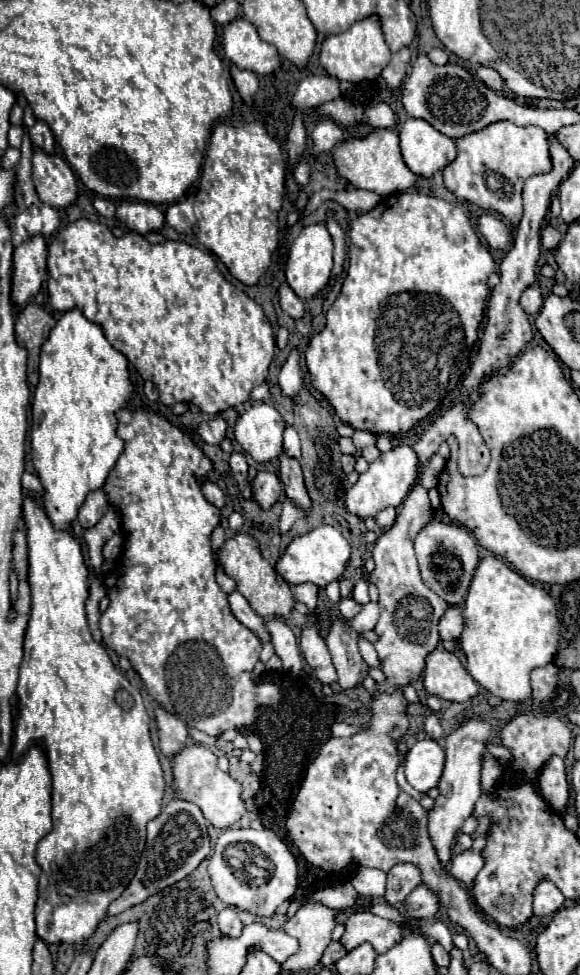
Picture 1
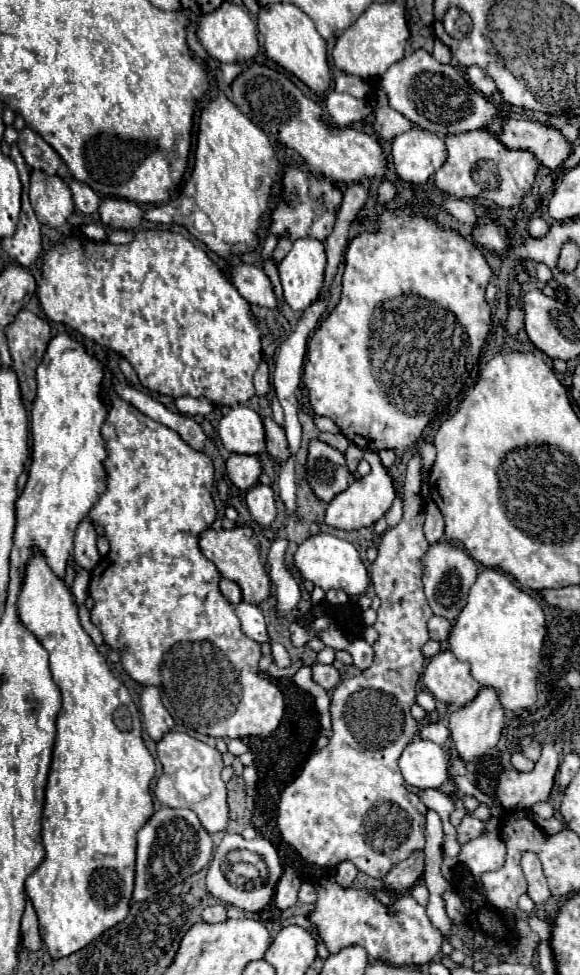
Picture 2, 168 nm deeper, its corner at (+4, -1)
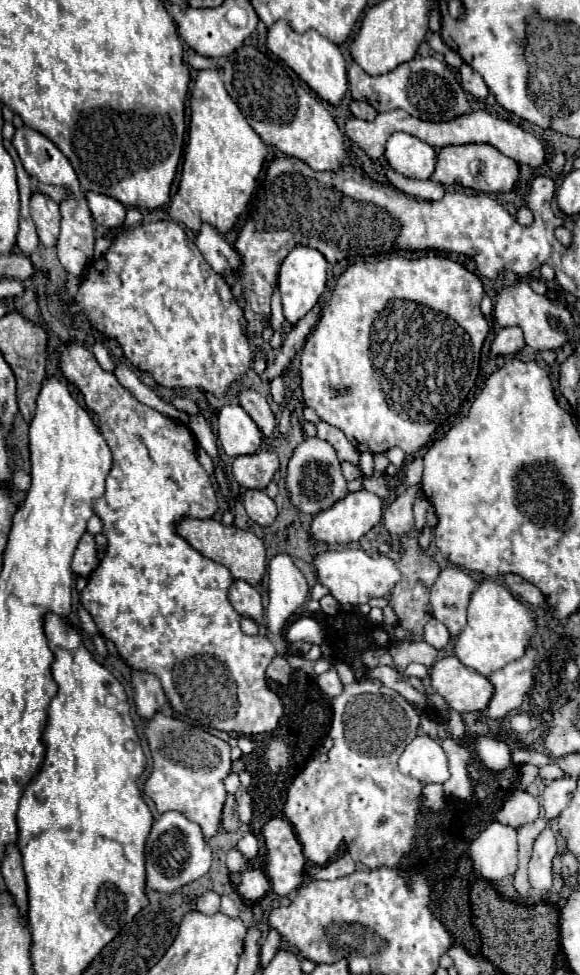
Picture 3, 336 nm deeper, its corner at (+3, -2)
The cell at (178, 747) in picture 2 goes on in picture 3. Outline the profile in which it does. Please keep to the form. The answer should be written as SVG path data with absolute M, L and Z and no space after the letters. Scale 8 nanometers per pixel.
M157 712L153 718L149 718L145 722L145 738L147 738L149 750L151 750L153 770L143 784L143 792L155 802L155 808L159 814L171 812L171 810L185 814L191 822L201 826L205 840L209 840L219 830L221 810L223 810L225 796L227 796L223 780L231 772L231 746L229 746L229 742L203 730L203 726L187 724L187 722L177 720L173 716L165 716L163 712Z

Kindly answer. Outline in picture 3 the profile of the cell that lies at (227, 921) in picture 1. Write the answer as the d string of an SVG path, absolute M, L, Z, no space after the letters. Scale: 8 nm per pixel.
M207 890L207 892L203 892L203 894L199 894L199 896L195 898L195 906L197 906L199 912L203 912L203 914L207 914L207 916L217 914L217 912L219 912L219 894Z

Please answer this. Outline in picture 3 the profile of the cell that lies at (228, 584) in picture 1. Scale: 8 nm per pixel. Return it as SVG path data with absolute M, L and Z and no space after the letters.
M235 580L229 588L229 602L233 604L233 608L241 614L241 616L249 616L251 620L257 622L259 632L265 634L265 622L263 622L263 604L261 604L261 596L259 592L247 584L245 580Z

